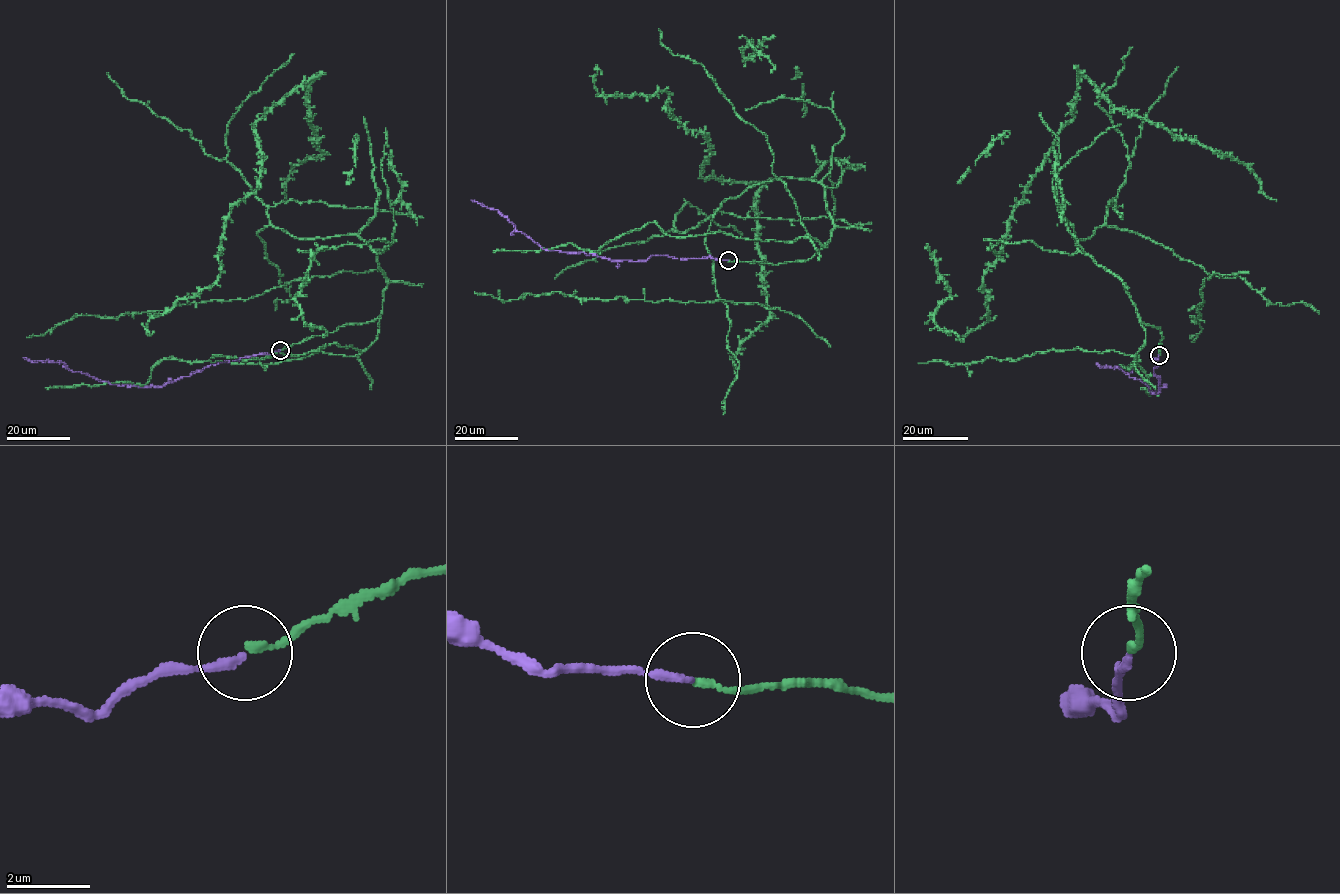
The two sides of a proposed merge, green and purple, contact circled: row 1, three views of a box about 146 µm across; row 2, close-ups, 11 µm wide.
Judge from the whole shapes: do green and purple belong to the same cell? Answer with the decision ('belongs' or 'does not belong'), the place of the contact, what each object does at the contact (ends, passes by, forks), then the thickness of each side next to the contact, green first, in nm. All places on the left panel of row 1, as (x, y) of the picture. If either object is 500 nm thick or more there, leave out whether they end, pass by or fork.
belongs | (280, 350) | green ends | purple ends | 160/190 nm

